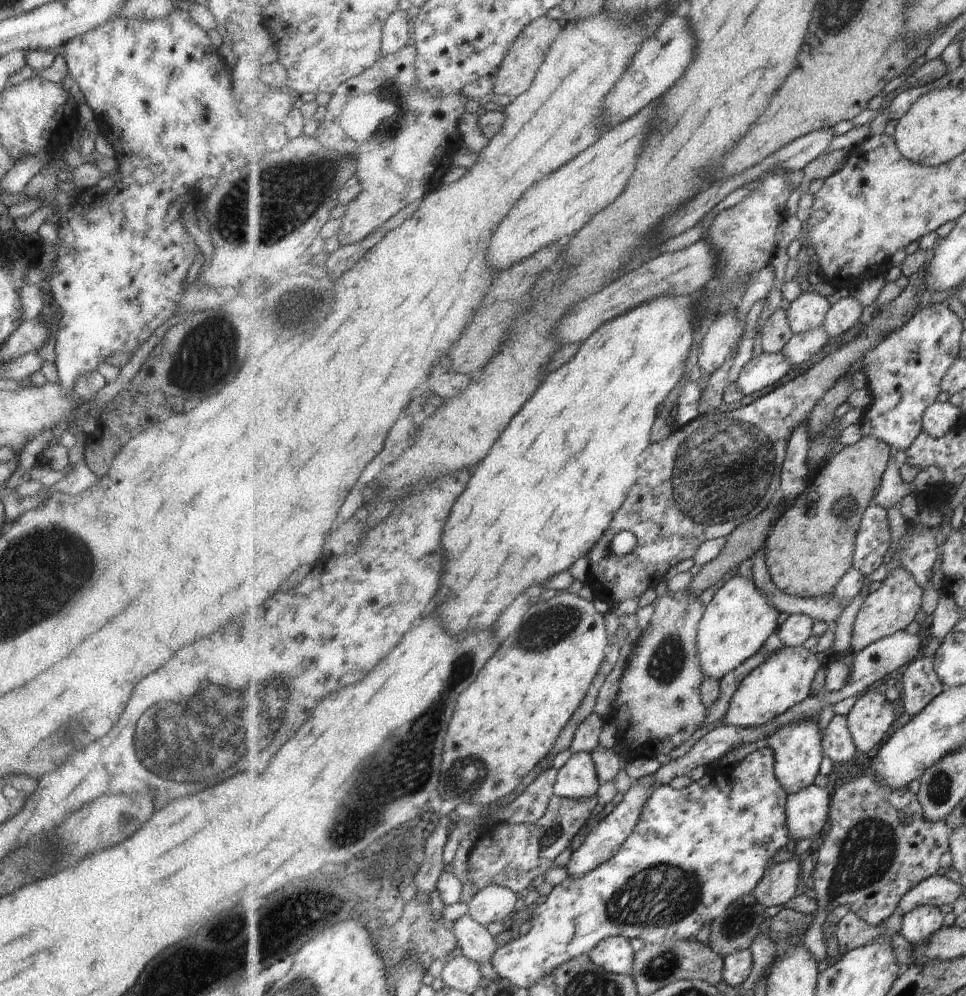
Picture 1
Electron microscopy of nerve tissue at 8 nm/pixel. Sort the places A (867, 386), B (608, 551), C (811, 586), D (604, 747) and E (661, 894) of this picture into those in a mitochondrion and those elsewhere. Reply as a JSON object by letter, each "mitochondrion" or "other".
{"A":"other","B":"other","C":"other","D":"other","E":"mitochondrion"}

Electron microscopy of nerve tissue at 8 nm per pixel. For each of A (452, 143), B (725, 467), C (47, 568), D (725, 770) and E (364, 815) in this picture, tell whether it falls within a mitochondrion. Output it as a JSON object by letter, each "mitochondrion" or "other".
{"A":"other","B":"mitochondrion","C":"mitochondrion","D":"other","E":"mitochondrion"}

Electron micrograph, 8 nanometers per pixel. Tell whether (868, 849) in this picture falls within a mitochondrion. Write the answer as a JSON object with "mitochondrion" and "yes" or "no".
{"mitochondrion":"yes"}

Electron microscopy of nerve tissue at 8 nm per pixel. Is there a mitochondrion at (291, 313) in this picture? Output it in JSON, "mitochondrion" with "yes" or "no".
{"mitochondrion":"yes"}

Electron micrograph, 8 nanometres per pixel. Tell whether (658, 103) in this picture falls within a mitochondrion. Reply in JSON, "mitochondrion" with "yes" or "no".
{"mitochondrion":"no"}

